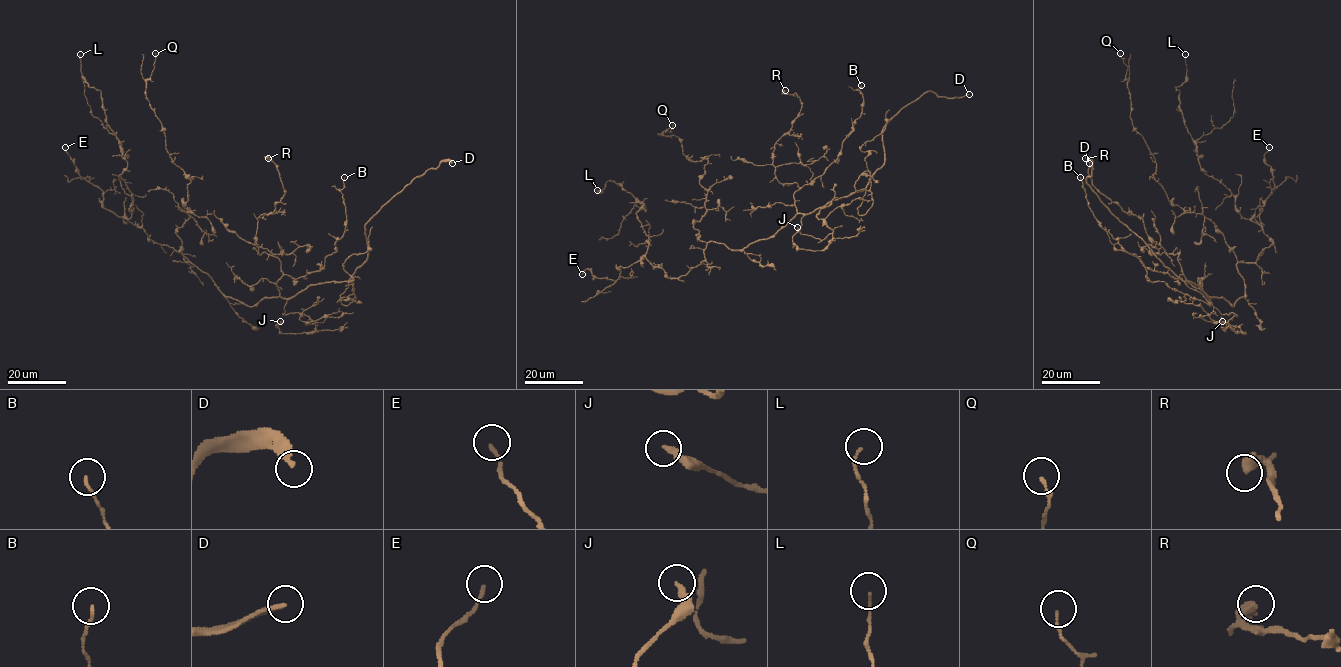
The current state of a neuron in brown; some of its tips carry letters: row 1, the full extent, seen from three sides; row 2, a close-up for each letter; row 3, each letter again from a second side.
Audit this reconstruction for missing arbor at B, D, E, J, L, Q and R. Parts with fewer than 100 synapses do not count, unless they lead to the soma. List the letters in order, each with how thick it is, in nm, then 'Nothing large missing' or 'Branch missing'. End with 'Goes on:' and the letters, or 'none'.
B: Thickness 110 nm. Nothing large missing
D: Thickness 240 nm. Branch missing
E: Thickness 140 nm. Nothing large missing
J: Thickness 260 nm. Nothing large missing
L: Thickness 100 nm. Nothing large missing
Q: Thickness 120 nm. Nothing large missing
R: Thickness 320 nm. Nothing large missing
Goes on: D

